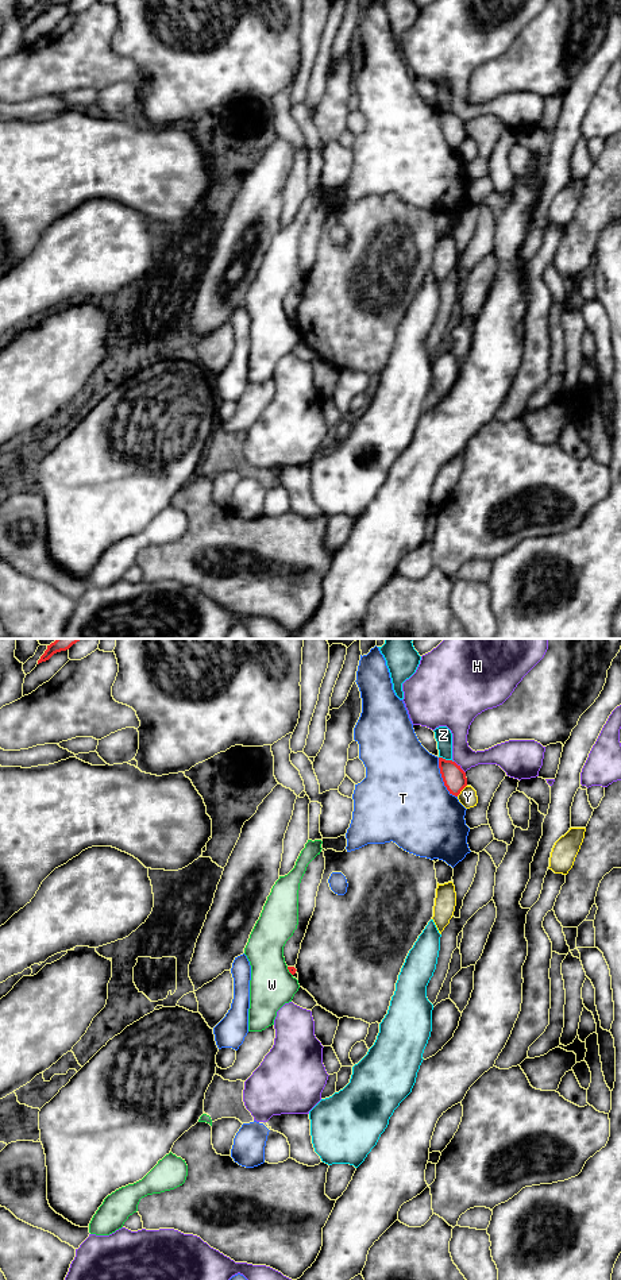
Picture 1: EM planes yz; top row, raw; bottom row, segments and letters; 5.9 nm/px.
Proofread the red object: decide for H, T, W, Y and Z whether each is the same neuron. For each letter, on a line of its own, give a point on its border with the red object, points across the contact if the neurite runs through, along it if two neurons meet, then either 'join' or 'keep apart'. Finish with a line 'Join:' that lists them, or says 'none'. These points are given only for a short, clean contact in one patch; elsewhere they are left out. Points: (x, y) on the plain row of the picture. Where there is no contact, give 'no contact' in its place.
H: meets red in yz at (459, 119); keep apart
T: meets red in yz at (442, 128); keep apart
W: meets red in yz at (289, 323); border along yz (286, 319), (292, 327); keep apart
Y: meets red in yz at (462, 141); keep apart
Z: meets red in yz at (444, 111); keep apart
Join: none

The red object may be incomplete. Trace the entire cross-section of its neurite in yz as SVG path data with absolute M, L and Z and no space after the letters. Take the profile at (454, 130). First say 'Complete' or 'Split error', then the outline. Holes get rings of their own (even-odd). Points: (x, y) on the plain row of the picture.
Complete. M439 109L439 120L444 138L450 146L458 149L467 138L466 124L455 113L443 109Z

